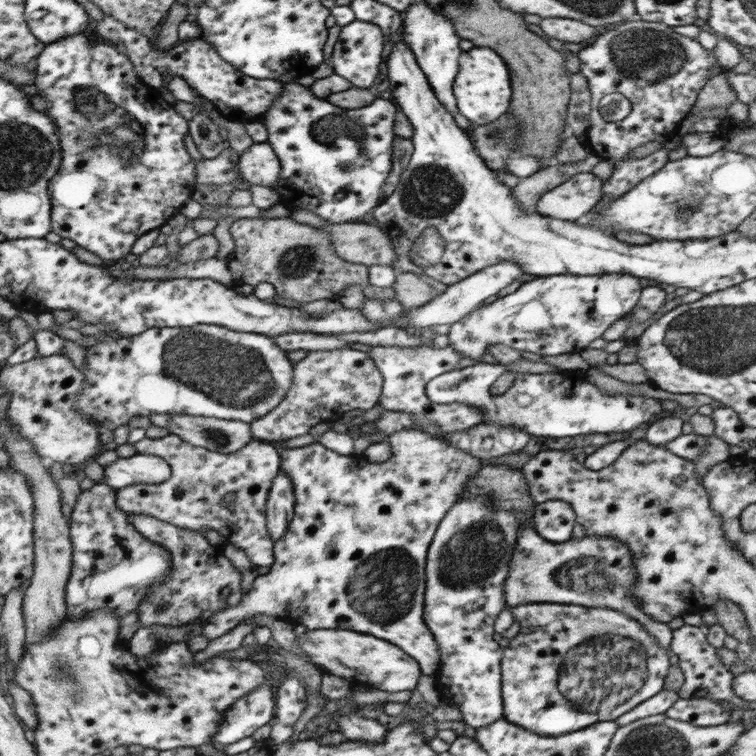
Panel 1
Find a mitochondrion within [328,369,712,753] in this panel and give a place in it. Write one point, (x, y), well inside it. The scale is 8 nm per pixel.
(611, 673)

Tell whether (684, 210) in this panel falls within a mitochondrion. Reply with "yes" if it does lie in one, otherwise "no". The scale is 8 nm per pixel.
yes

